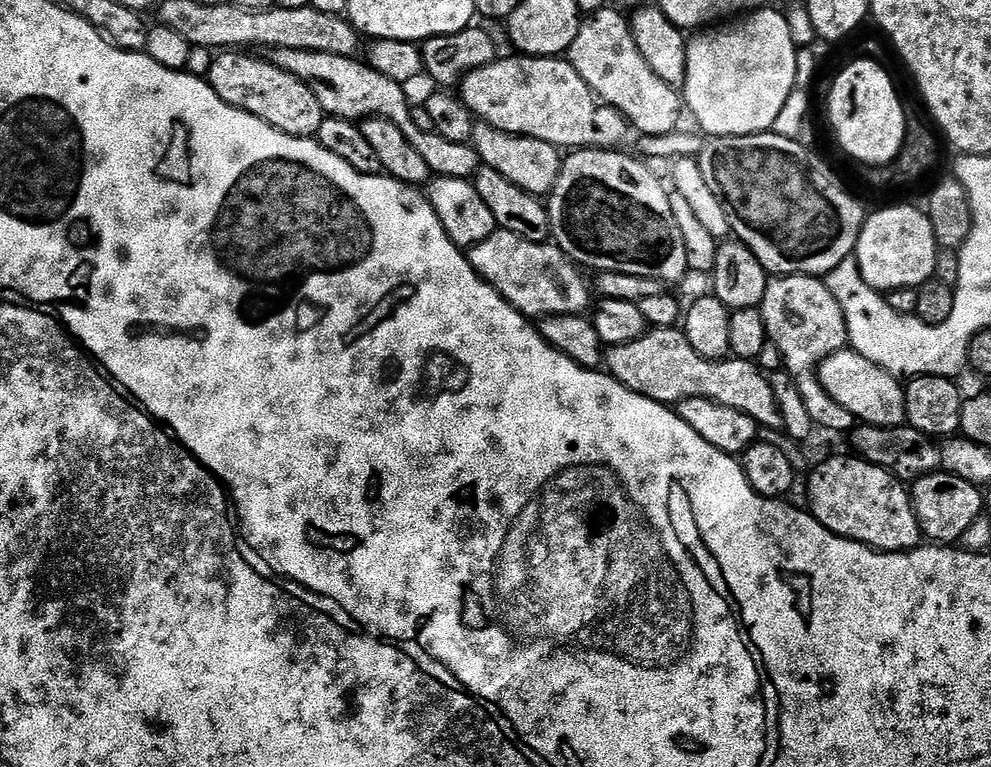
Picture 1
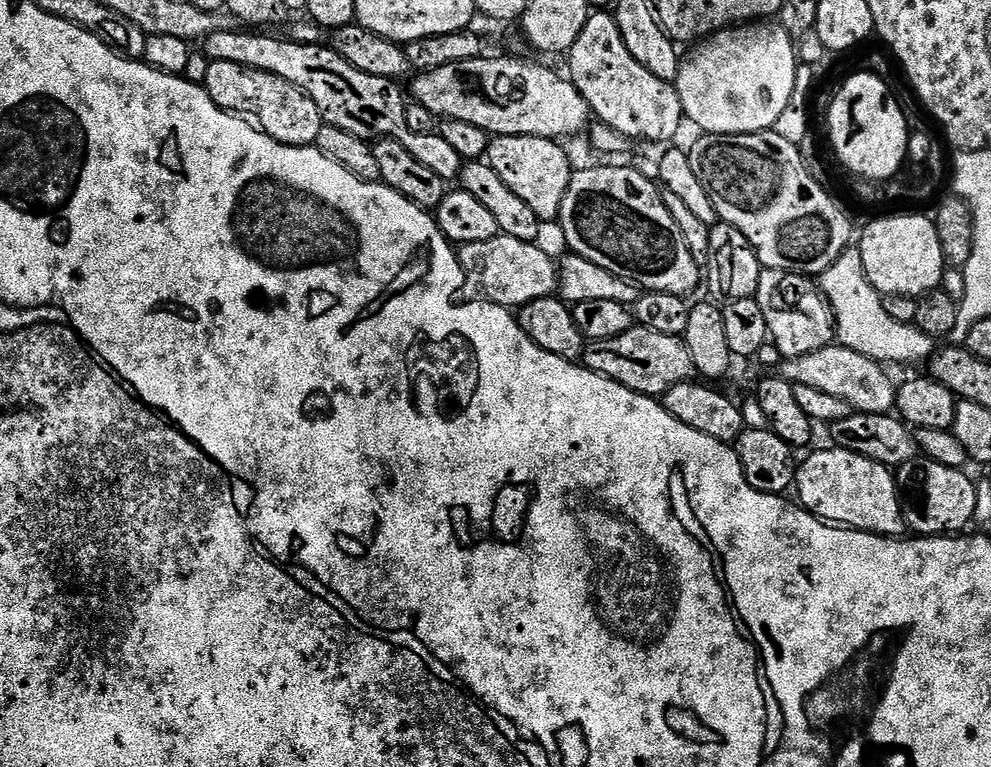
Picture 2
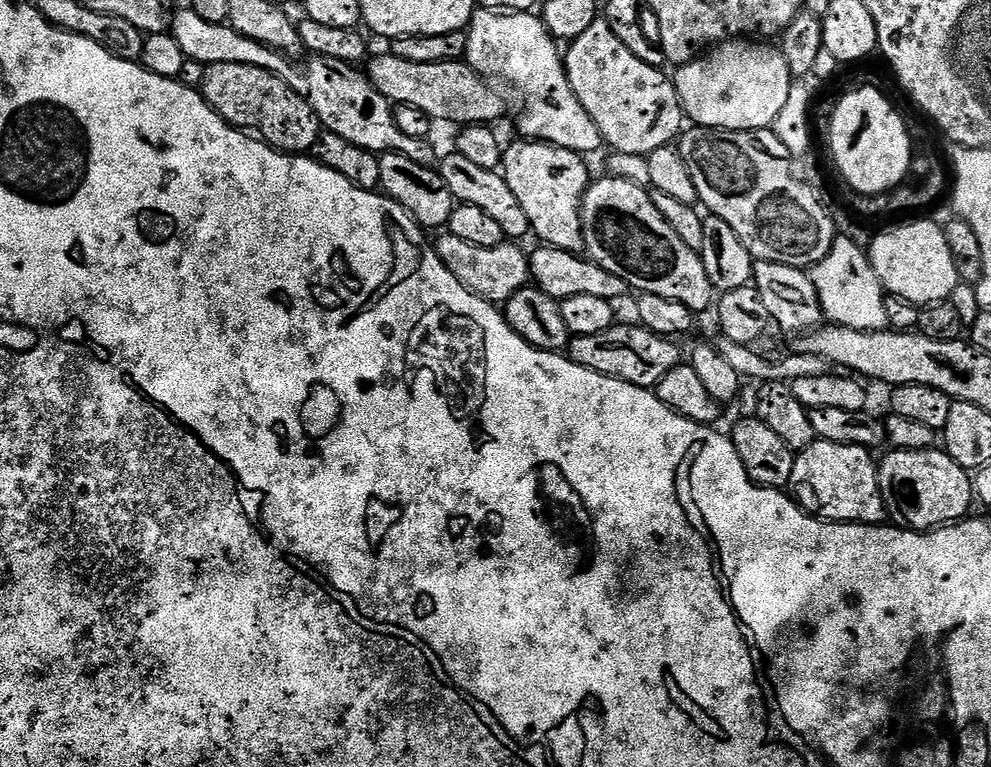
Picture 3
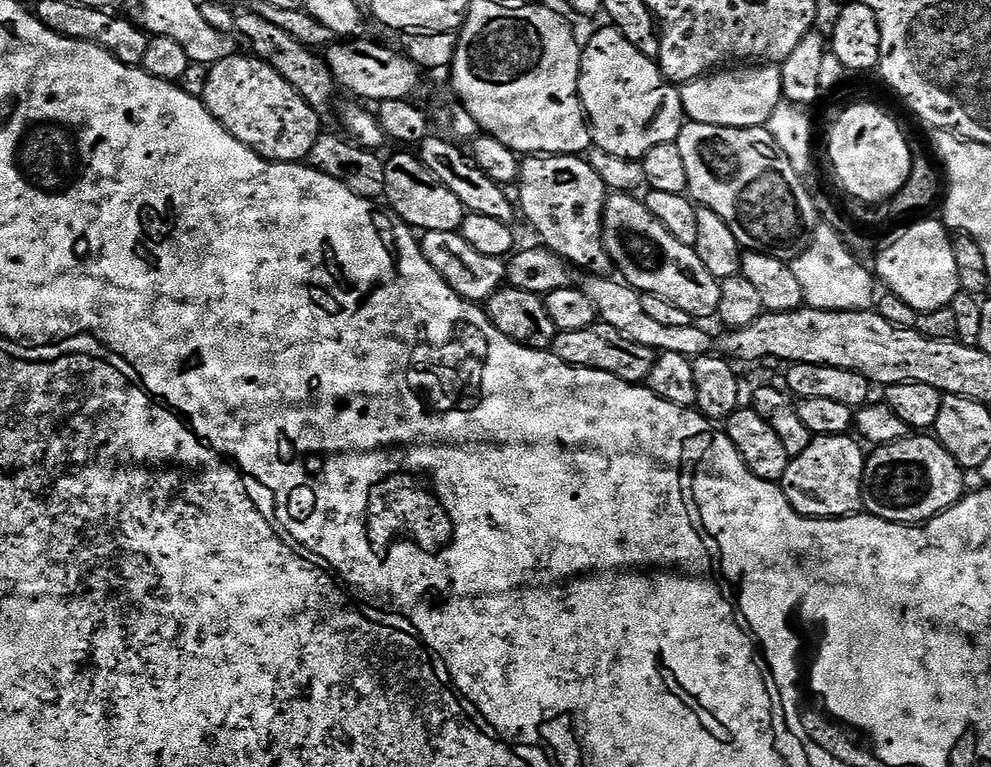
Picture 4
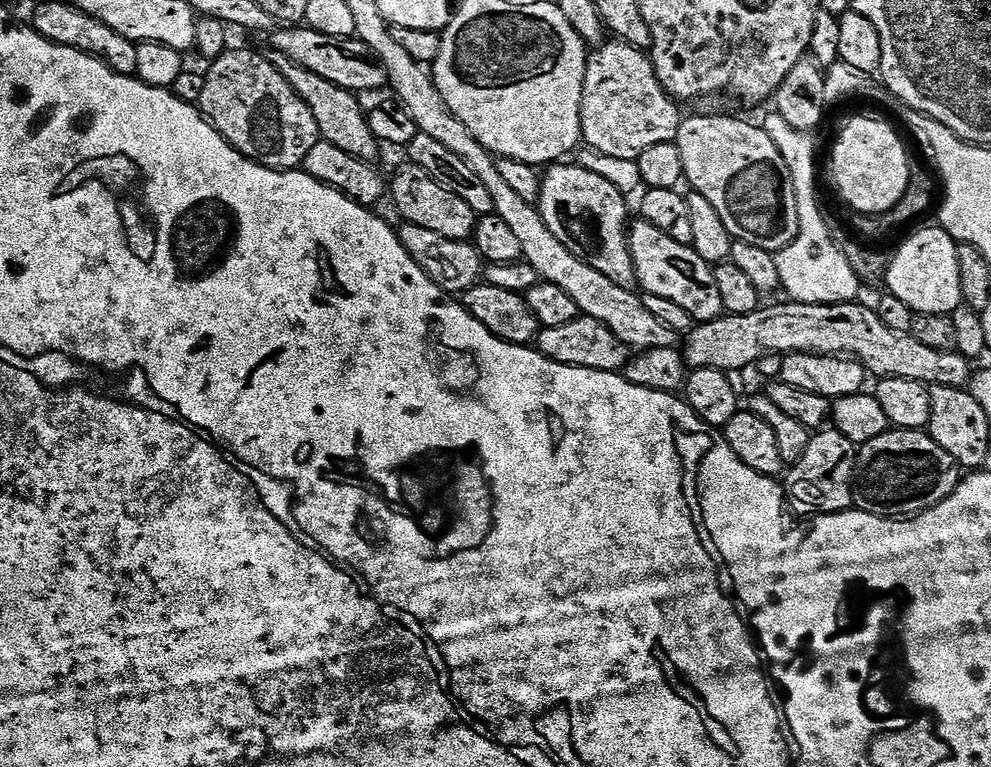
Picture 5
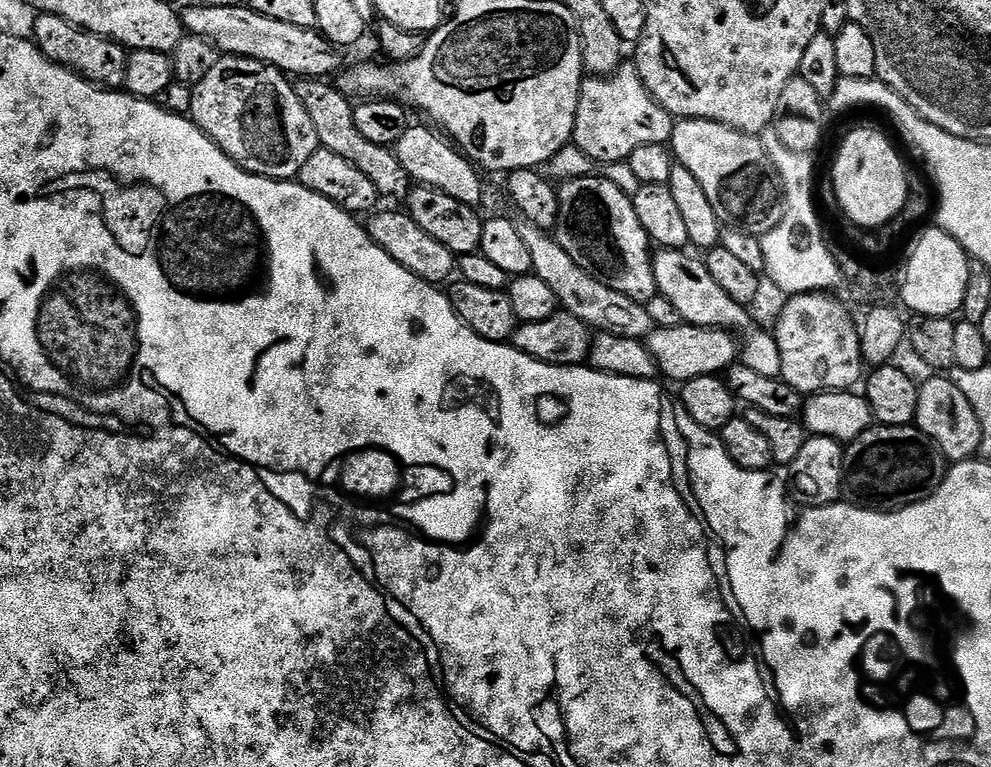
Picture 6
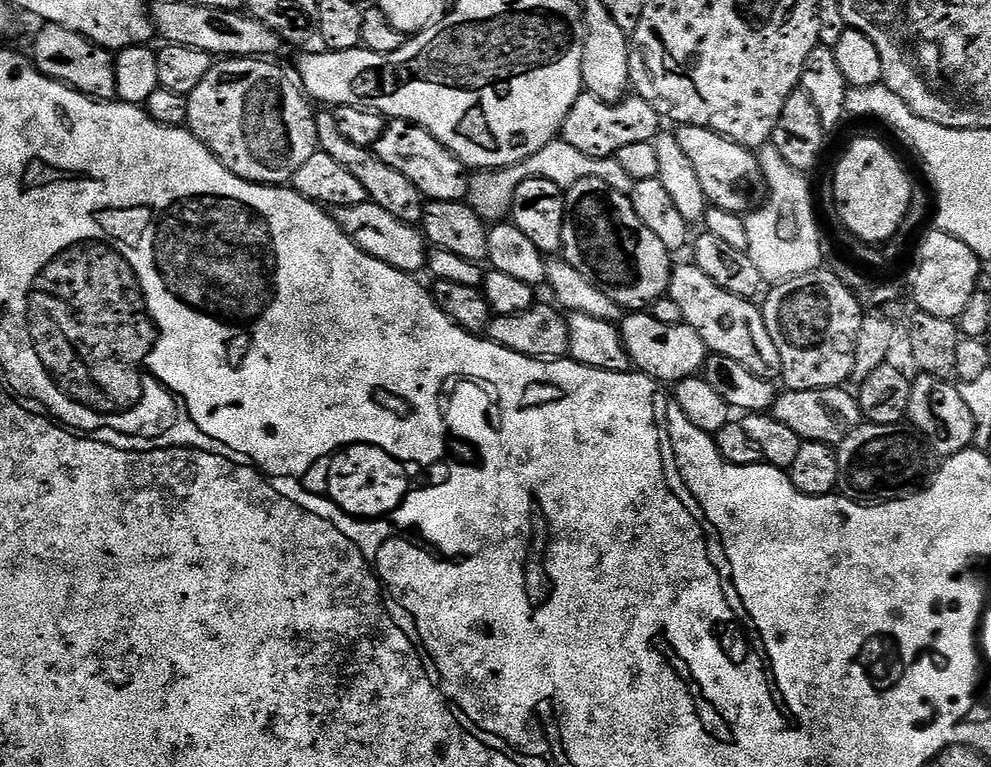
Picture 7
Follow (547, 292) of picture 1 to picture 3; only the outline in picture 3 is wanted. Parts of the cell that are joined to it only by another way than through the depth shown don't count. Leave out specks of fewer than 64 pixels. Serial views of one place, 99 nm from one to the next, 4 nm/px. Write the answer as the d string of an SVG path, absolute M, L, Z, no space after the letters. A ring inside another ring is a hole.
M440 234L434 240L434 250L442 258L446 270L462 282L464 288L469 288L474 295L481 300L489 300L497 306L503 305L518 290L526 287L530 280L528 261L530 259L527 251L519 248L519 243L505 242L498 246L470 246L470 242L462 242L462 238L454 238L451 234Z

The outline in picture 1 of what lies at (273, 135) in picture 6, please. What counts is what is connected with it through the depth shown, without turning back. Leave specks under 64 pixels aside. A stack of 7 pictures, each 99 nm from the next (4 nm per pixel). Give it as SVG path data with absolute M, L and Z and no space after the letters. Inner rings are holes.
M224 50L213 55L210 74L206 77L208 85L230 106L242 110L246 114L254 114L271 128L285 132L291 136L305 138L315 137L318 126L322 126L325 112L314 98L314 90L306 86L294 74L286 74L286 70L278 70L266 58L260 60L256 54L245 54L240 50Z

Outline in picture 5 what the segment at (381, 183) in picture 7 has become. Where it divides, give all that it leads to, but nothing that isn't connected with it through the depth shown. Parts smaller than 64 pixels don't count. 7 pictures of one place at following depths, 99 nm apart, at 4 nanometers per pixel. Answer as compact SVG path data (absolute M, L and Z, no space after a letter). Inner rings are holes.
M269 51L267 58L283 74L294 94L298 94L298 98L306 102L310 114L314 114L314 122L318 122L320 139L330 142L333 146L339 146L340 149L346 150L346 154L354 154L354 158L364 160L370 165L377 163L376 159L380 156L382 145L377 140L374 130L370 130L365 109L360 109L360 104L356 101L359 100L357 93L342 86L334 86L334 82L326 82L326 78L290 62L290 58L286 58L286 54L281 52Z

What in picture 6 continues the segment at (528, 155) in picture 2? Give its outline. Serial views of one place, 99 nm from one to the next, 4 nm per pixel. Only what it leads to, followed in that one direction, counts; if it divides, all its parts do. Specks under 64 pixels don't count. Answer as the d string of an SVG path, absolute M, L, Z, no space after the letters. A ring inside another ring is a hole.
M583 176L565 180L559 185L560 213L554 229L557 242L598 282L634 298L634 302L647 305L650 298L658 295L652 257L654 245L648 239L638 214L634 214L632 197L622 194L614 182L597 176Z

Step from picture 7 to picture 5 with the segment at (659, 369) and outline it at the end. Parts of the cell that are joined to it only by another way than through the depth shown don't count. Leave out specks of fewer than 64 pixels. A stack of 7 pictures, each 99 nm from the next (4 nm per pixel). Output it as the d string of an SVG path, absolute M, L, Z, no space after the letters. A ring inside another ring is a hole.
M783 302L784 304L772 304L761 306L750 314L741 316L729 316L721 314L717 320L705 320L697 323L692 331L687 333L682 340L682 355L684 363L689 369L713 368L719 372L737 374L743 368L750 369L756 366L764 356L773 354L795 354L797 352L811 352L813 356L839 356L860 361L873 377L883 378L914 378L914 382L922 382L929 386L941 384L942 386L954 386L964 388L970 379L970 362L965 356L953 350L939 352L930 350L930 346L922 346L911 334L907 332L895 332L882 322L875 307L853 302L851 304L798 304L795 302Z

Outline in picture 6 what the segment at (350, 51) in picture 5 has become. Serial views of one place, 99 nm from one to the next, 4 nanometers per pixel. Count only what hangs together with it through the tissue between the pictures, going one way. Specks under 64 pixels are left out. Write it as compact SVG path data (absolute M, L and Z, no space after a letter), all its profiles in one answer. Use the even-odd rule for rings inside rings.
M196 2L183 9L182 19L187 35L206 38L221 53L271 64L292 78L328 78L331 72L339 73L345 67L340 57L343 56L341 49L321 36L316 28L290 26L290 22L266 18L266 14L258 14L253 8L239 3L234 6L206 6L203 2Z

